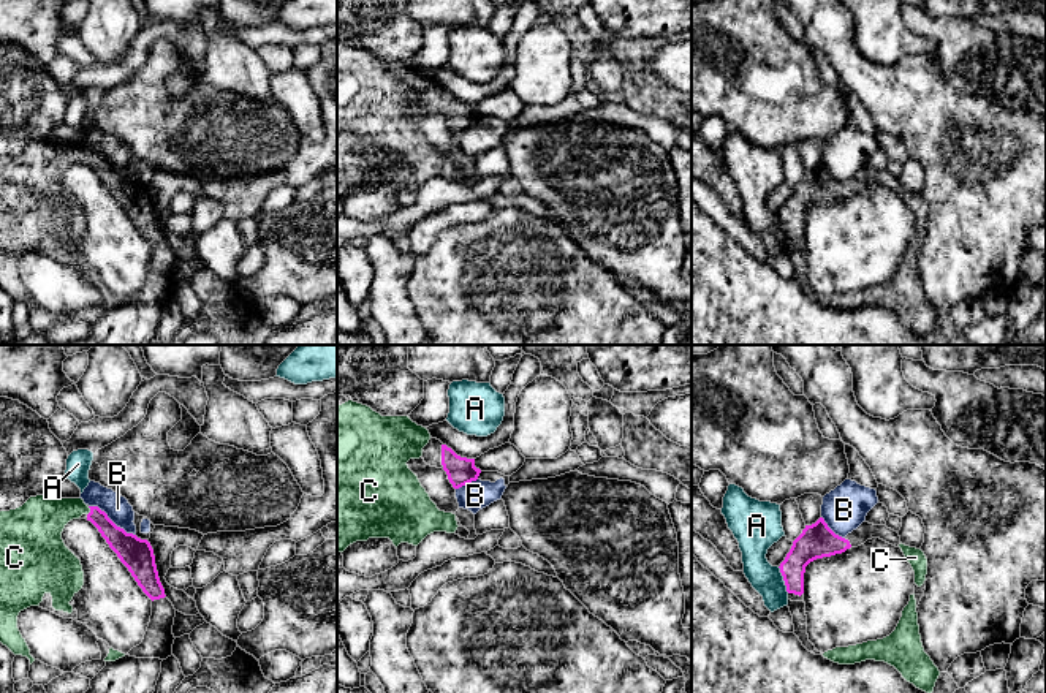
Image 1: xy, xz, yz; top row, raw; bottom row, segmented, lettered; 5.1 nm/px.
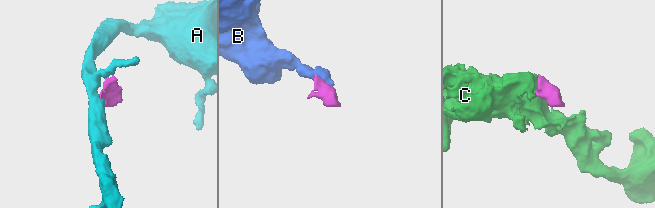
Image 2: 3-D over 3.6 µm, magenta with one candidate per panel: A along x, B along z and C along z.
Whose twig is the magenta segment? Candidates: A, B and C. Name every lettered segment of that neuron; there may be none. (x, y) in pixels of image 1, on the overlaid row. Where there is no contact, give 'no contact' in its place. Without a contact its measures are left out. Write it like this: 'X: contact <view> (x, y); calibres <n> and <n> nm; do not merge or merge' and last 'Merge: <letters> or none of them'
A: contact yz (784, 579); calibres 170 and 160 nm; do not merge
B: contact xy (111, 521); calibres 170 and 130 nm; do not merge
C: contact xy (90, 511); calibres 130 and 240 nm; merge
Merge: C

